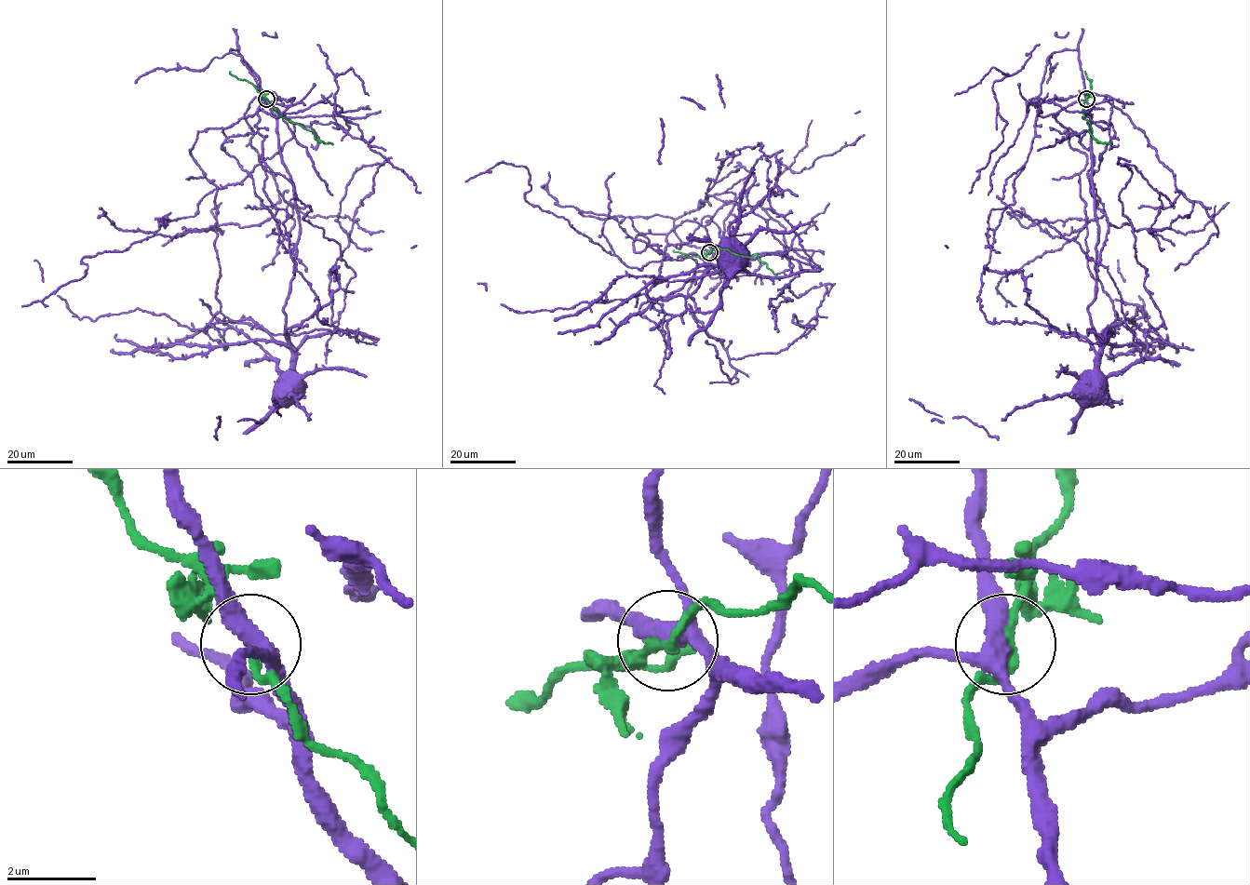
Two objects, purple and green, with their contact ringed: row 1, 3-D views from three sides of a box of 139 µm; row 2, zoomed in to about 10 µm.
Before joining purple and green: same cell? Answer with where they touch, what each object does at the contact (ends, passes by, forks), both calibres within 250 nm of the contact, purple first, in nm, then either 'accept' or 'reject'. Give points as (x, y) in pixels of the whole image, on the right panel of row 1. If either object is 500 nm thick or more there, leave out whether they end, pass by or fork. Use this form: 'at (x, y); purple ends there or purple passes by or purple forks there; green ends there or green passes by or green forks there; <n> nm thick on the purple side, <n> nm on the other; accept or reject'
at (1086, 99); purple forks there; green passes by; 360 nm thick on the purple side, 220 nm on the other; reject

